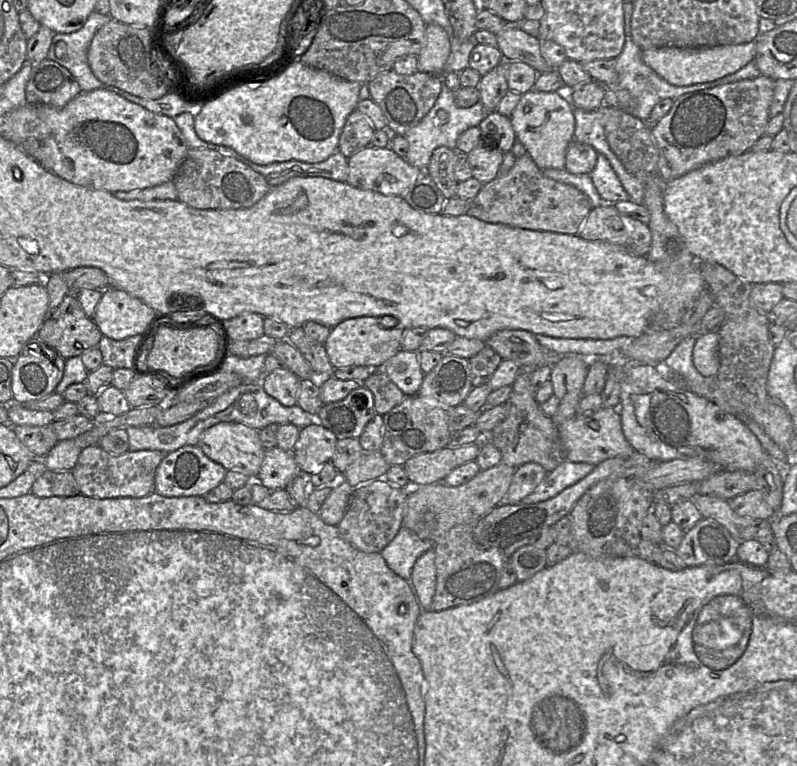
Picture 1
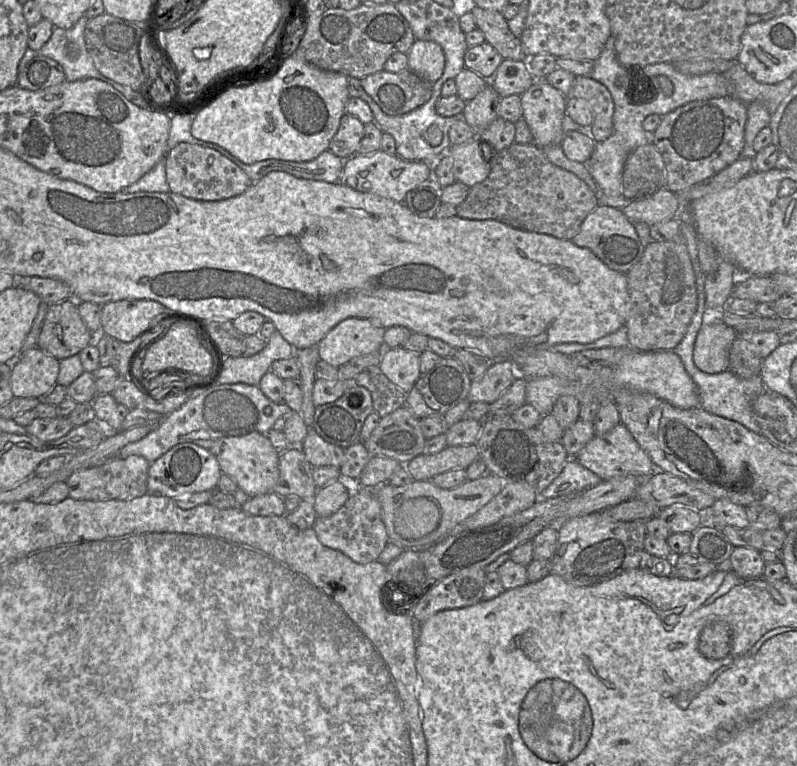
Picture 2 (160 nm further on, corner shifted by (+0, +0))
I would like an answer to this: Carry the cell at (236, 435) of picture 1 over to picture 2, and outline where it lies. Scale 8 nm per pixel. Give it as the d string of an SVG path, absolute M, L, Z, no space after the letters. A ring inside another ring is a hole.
M251 432L240 437L221 438L209 451L217 458L221 471L232 477L238 488L250 497L273 492L279 479L279 454L266 434Z

